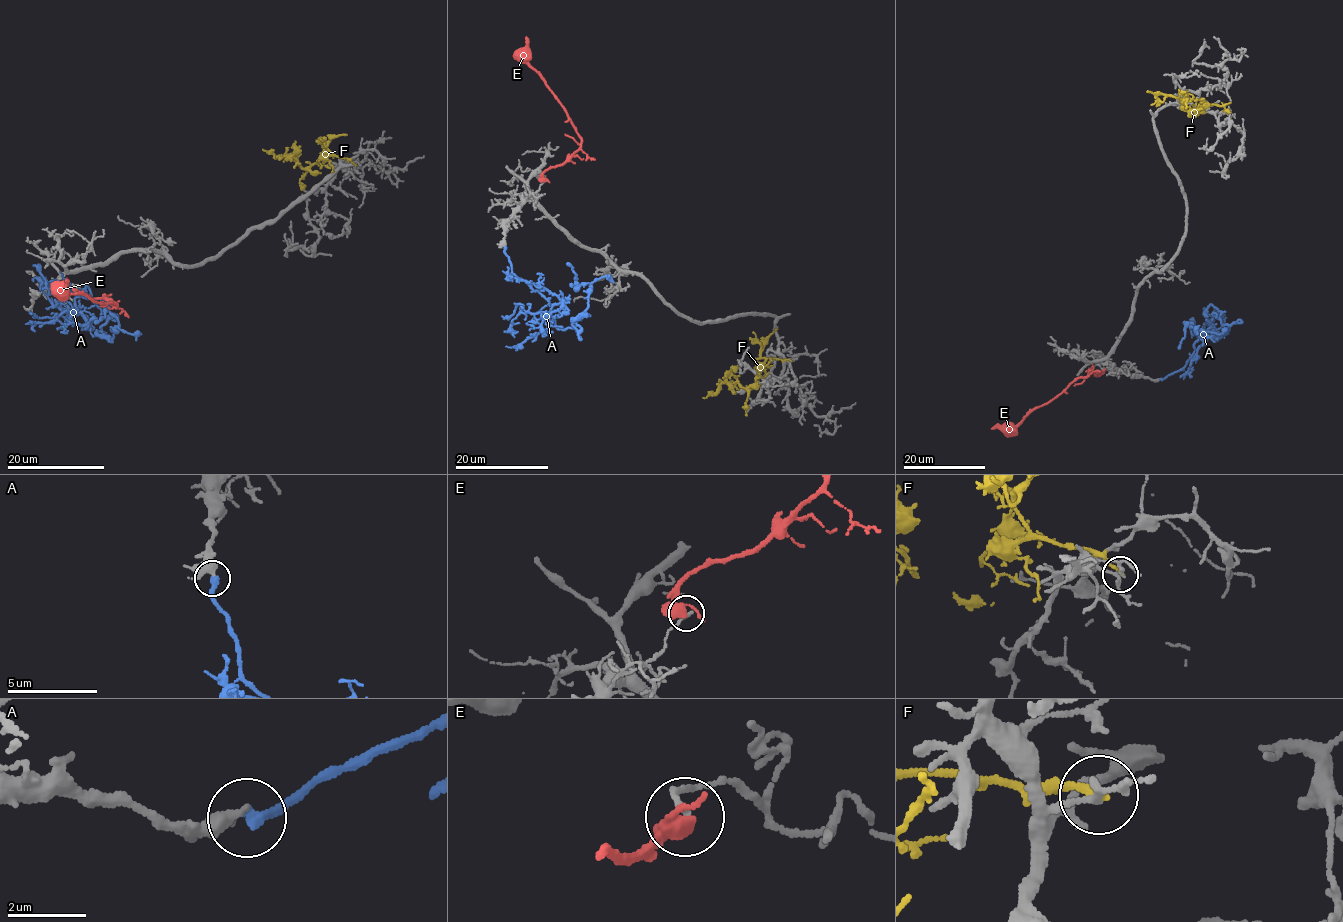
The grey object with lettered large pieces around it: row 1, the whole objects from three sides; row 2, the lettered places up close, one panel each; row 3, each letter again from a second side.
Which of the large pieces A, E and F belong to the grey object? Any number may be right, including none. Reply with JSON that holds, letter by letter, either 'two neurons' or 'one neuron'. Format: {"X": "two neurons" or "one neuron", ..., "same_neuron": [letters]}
{"A": "two neurons", "E": "two neurons", "F": "two neurons", "same_neuron": []}

